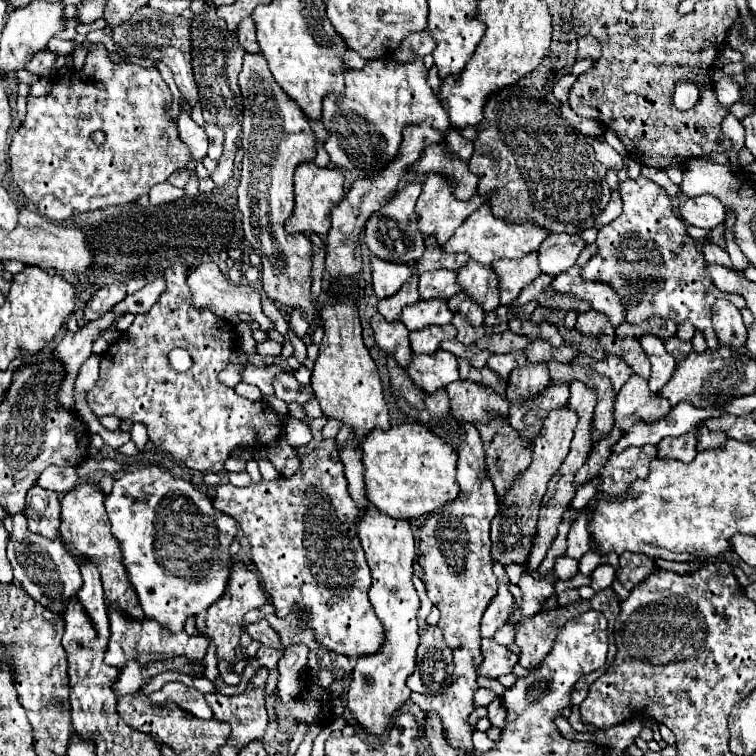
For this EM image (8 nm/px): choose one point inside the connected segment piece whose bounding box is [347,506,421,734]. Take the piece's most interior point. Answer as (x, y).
(378, 687)

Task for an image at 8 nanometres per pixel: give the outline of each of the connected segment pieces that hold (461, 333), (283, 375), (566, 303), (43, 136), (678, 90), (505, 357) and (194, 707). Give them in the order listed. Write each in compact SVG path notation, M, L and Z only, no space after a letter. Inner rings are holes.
M455 314L453 320L451 320L451 324L457 328L457 340L463 342L463 344L473 344L473 342L480 339L483 334L487 334L487 332L485 332L485 326L473 328L473 326L469 326L469 324L465 322L465 318L463 318L461 314Z
M281 370L279 374L275 374L273 388L275 388L275 396L285 402L305 404L313 396L313 390L309 386L299 384L291 370Z
M541 274L539 278L535 278L531 284L527 284L523 288L523 292L517 296L517 300L513 304L523 306L523 304L535 300L539 306L551 308L551 310L565 310L565 312L575 310L577 314L583 314L583 312L591 310L589 302L583 302L583 300L579 300L575 296L569 296L569 294L553 292L549 282L551 282L551 276L547 278L547 274Z
M93 42L81 70L65 70L45 96L27 96L27 116L9 146L9 166L15 184L51 220L65 220L77 212L135 202L151 186L165 182L169 174L187 170L193 156L179 138L177 122L169 116L173 94L159 70L131 62L113 62L103 42ZM101 130L105 142L93 142L91 134Z
M679 82L675 86L671 102L677 110L689 110L697 104L697 100L699 100L699 90L693 82Z
M511 352L511 354L491 354L487 366L497 372L503 380L509 378L511 370L513 368L519 368L519 366L525 366L527 364L527 358L525 358L525 352Z
M169 682L161 690L153 692L149 698L151 698L151 704L155 704L155 706L163 706L167 700L171 700L179 708L191 712L197 718L211 718L213 716L213 712L207 706L203 694L197 692L195 688L187 688L181 682Z

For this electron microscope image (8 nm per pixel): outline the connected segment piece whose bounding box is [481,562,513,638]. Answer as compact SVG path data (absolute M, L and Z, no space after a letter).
M494 562L493 574L499 580L499 592L491 600L491 604L487 606L487 610L483 614L483 620L481 620L481 636L483 638L493 638L495 630L511 616L511 610L513 610L513 594L509 590L511 582L509 582L509 576L507 576L504 566Z

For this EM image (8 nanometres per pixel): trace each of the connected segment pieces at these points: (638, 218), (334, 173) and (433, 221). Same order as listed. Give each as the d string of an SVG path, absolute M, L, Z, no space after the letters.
M645 176L621 182L623 212L597 232L597 254L583 266L585 282L609 284L625 306L625 320L639 324L651 316L683 324L689 320L695 330L703 332L707 348L717 350L719 340L711 328L711 306L717 298L725 298L739 310L747 304L737 294L715 290L707 278L705 256L697 250L695 240L687 234L685 222L675 214L665 190Z
M303 162L295 170L295 208L291 218L287 218L285 226L289 234L295 232L315 232L325 236L331 226L331 210L343 200L343 174L333 168L319 168L313 162Z
M429 174L427 180L423 182L423 190L421 190L421 196L417 198L417 206L415 206L415 214L417 214L417 224L419 224L419 230L423 232L423 236L435 236L439 244L445 244L451 234L465 222L465 218L469 214L473 214L479 206L483 204L483 198L479 194L475 194L471 200L467 202L461 202L453 196L453 190L451 190L451 182L445 180L443 176L439 174Z

